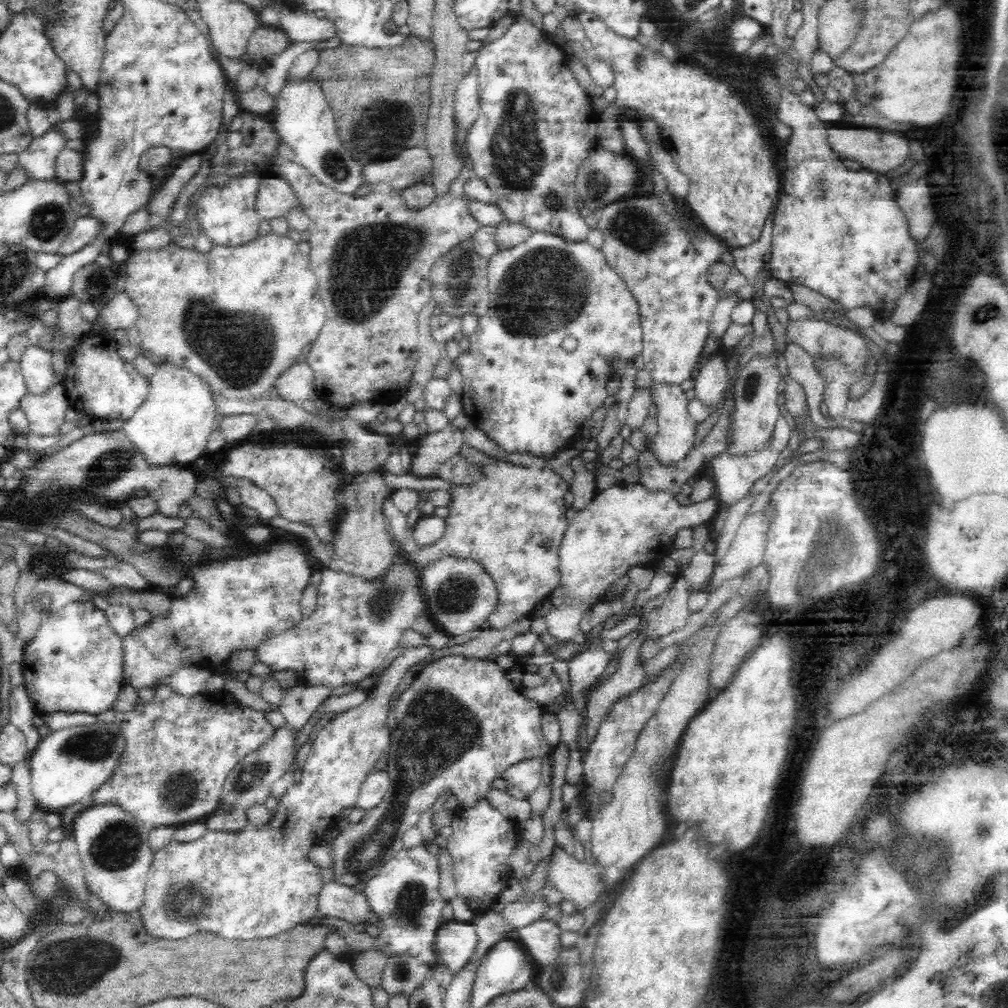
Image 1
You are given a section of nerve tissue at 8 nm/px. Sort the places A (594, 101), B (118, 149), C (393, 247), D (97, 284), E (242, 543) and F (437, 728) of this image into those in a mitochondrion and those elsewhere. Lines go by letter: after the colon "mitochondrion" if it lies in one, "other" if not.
A: other
B: mitochondrion
C: mitochondrion
D: mitochondrion
E: other
F: mitochondrion

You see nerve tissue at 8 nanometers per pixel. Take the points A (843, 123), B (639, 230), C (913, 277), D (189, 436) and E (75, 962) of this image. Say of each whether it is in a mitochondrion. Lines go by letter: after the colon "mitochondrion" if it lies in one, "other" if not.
A: other
B: mitochondrion
C: other
D: other
E: mitochondrion

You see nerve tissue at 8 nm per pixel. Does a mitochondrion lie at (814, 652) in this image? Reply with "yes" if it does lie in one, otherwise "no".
no

